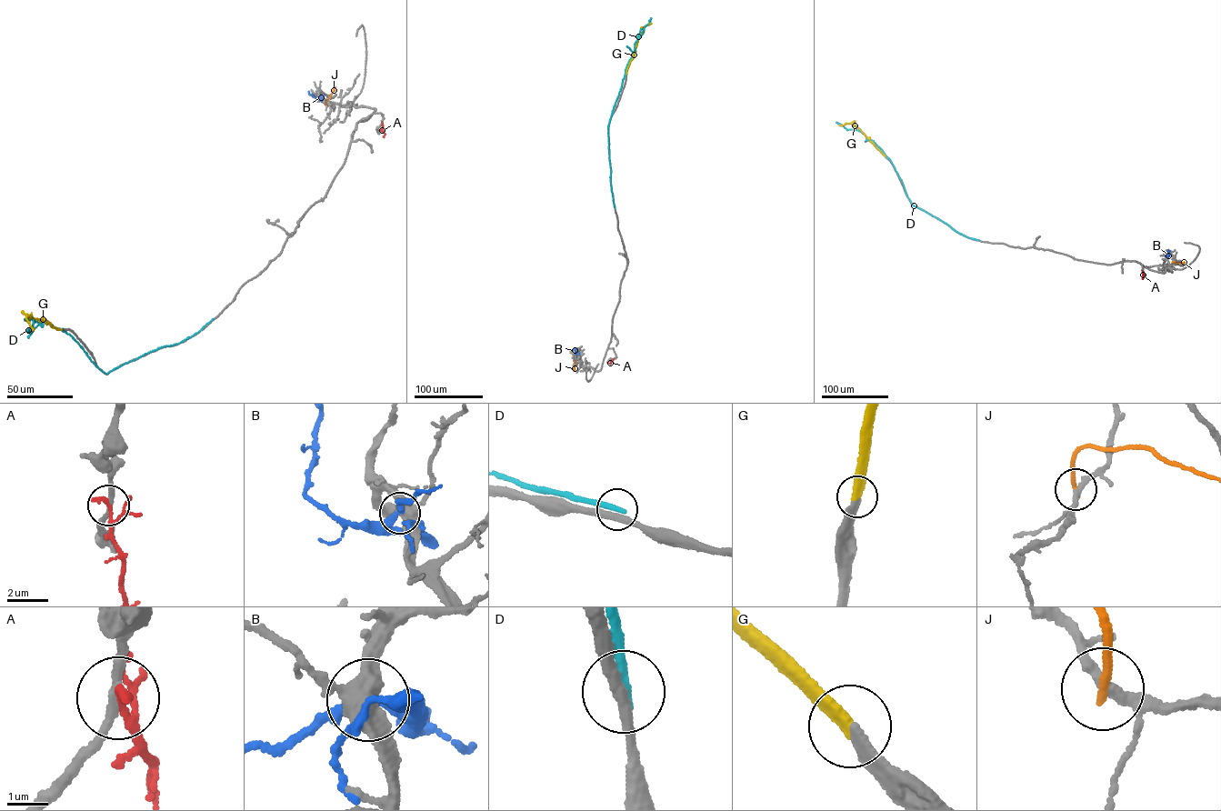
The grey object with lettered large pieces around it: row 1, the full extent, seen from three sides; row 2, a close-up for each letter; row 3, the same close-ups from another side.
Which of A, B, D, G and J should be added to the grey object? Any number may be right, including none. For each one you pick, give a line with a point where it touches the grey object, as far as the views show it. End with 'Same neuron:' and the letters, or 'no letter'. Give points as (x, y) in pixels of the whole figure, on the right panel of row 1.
G: contact (885, 156)
Same neuron: G

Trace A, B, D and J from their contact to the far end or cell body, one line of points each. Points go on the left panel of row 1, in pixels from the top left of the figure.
A: (382, 123), (383, 136)
B: (320, 97), (315, 98), (308, 92)
D: (213, 318), (179, 343), (106, 374), (63, 328), (45, 320), (43, 326), (33, 320), (31, 333), (26, 330)
J: (325, 105), (335, 85)

